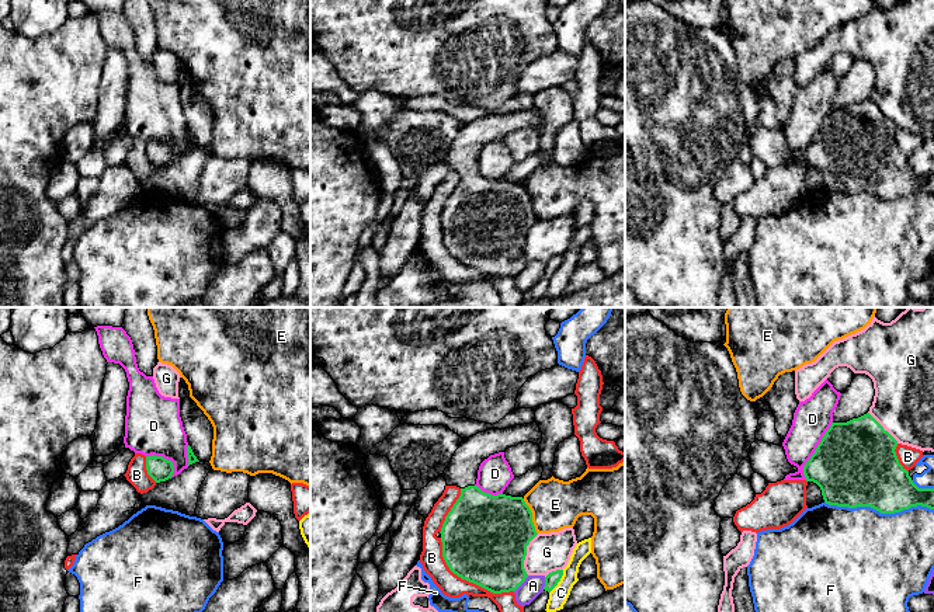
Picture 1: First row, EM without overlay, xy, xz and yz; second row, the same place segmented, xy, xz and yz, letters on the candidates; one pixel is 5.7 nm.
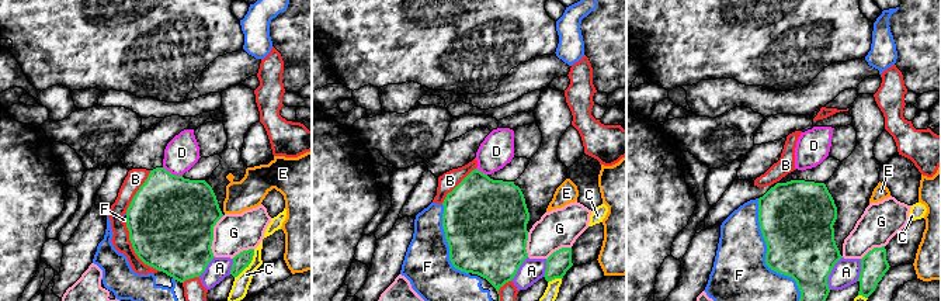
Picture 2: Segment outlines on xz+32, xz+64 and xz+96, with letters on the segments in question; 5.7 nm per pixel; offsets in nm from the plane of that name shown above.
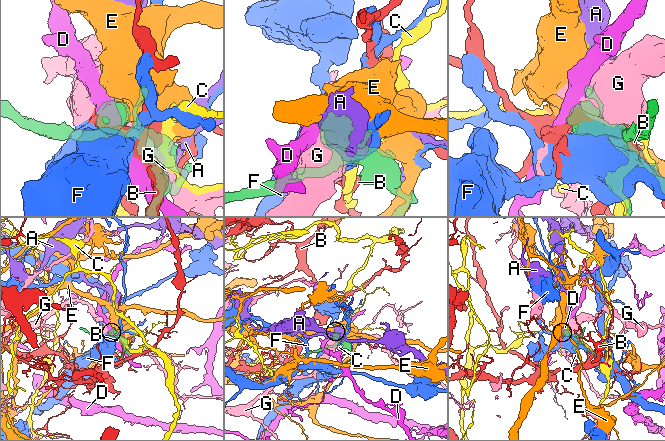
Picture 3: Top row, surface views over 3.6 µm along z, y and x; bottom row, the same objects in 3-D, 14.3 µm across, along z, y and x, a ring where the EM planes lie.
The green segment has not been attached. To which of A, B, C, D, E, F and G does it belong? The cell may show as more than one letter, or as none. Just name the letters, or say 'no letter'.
no letter

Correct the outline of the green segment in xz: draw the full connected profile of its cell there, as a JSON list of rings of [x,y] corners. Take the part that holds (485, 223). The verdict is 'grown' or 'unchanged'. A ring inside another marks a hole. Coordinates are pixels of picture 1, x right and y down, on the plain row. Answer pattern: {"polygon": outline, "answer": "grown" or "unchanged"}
{"polygon": [[[535,107],[504,115],[487,115],[465,124],[442,159],[447,171],[461,174],[461,181],[445,202],[440,218],[442,243],[454,260],[493,279],[515,277],[525,267],[528,262],[524,254],[527,232],[538,219],[532,198],[524,184],[482,177],[476,171],[478,156],[490,140],[522,128],[539,131],[541,126],[542,118]]], "answer": "grown"}

